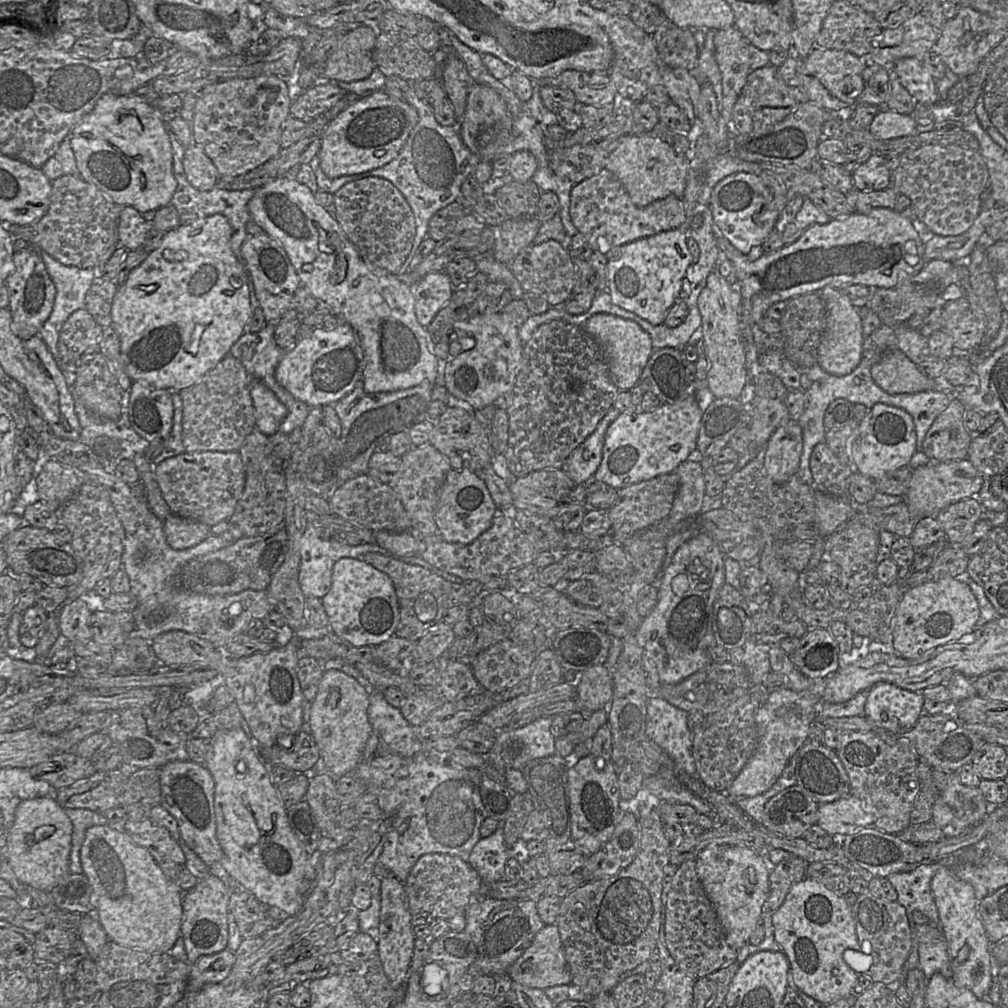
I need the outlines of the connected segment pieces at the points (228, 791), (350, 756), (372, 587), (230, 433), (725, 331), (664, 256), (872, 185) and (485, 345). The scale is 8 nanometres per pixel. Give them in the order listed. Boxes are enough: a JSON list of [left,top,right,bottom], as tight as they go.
[[205,730,317,916],[309,671,372,778],[321,557,399,647],[180,354,256,452],[698,269,748,398],[607,226,692,325],[852,153,891,191],[444,313,523,410]]

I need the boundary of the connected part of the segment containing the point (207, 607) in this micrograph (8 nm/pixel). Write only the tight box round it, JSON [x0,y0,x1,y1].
[121,513,234,643]

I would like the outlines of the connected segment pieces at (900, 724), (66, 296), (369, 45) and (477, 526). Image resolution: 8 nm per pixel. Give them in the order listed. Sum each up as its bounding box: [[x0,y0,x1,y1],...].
[[863,681,923,733],[13,239,97,366],[323,24,377,82],[435,468,496,544]]

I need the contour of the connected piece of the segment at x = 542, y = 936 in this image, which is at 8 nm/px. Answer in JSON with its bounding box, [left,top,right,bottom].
[507,924,571,988]

